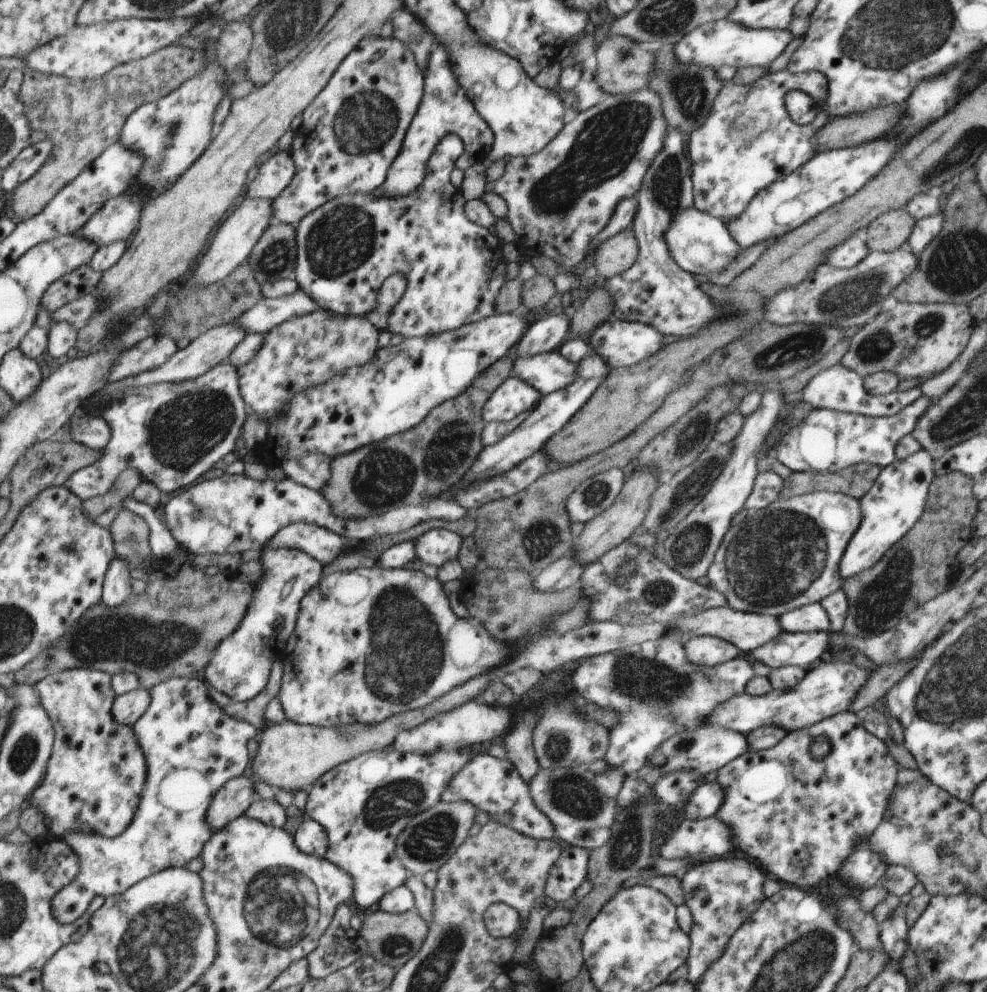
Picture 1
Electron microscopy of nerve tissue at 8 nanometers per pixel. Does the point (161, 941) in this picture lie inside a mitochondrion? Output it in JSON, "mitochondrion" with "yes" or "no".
{"mitochondrion":"yes"}

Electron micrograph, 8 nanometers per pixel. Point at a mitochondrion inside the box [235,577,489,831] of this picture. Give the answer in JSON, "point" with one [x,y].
{"point":[407,655]}

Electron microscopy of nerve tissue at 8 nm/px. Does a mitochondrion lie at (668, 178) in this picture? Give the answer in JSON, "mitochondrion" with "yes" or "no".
{"mitochondrion":"yes"}

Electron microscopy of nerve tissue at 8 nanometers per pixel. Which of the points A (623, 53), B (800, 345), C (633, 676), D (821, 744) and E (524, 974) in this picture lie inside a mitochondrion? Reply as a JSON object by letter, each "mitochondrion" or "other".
{"A":"mitochondrion","B":"mitochondrion","C":"mitochondrion","D":"mitochondrion","E":"other"}

